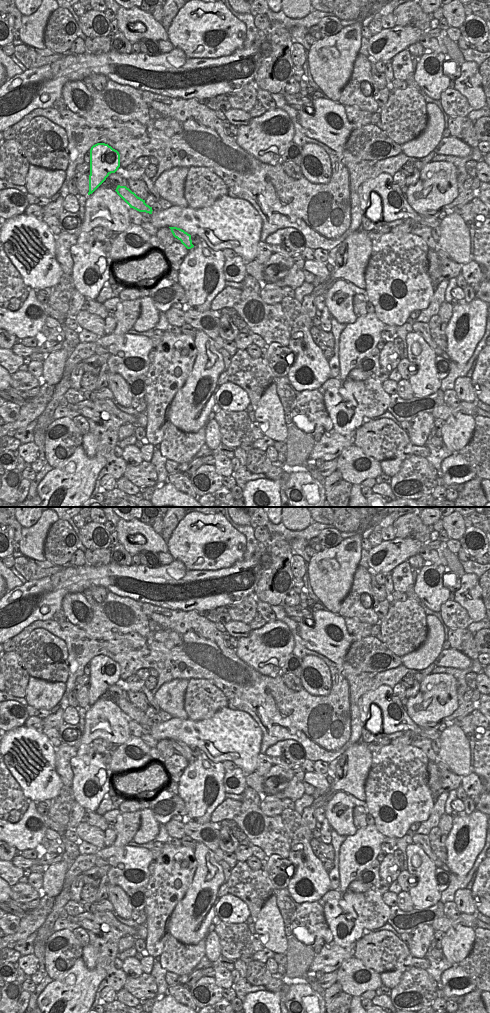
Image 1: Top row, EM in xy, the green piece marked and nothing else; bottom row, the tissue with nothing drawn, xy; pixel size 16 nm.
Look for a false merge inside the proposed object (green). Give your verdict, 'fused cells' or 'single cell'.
fused cells

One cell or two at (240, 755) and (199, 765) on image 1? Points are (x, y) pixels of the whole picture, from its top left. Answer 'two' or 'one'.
two

